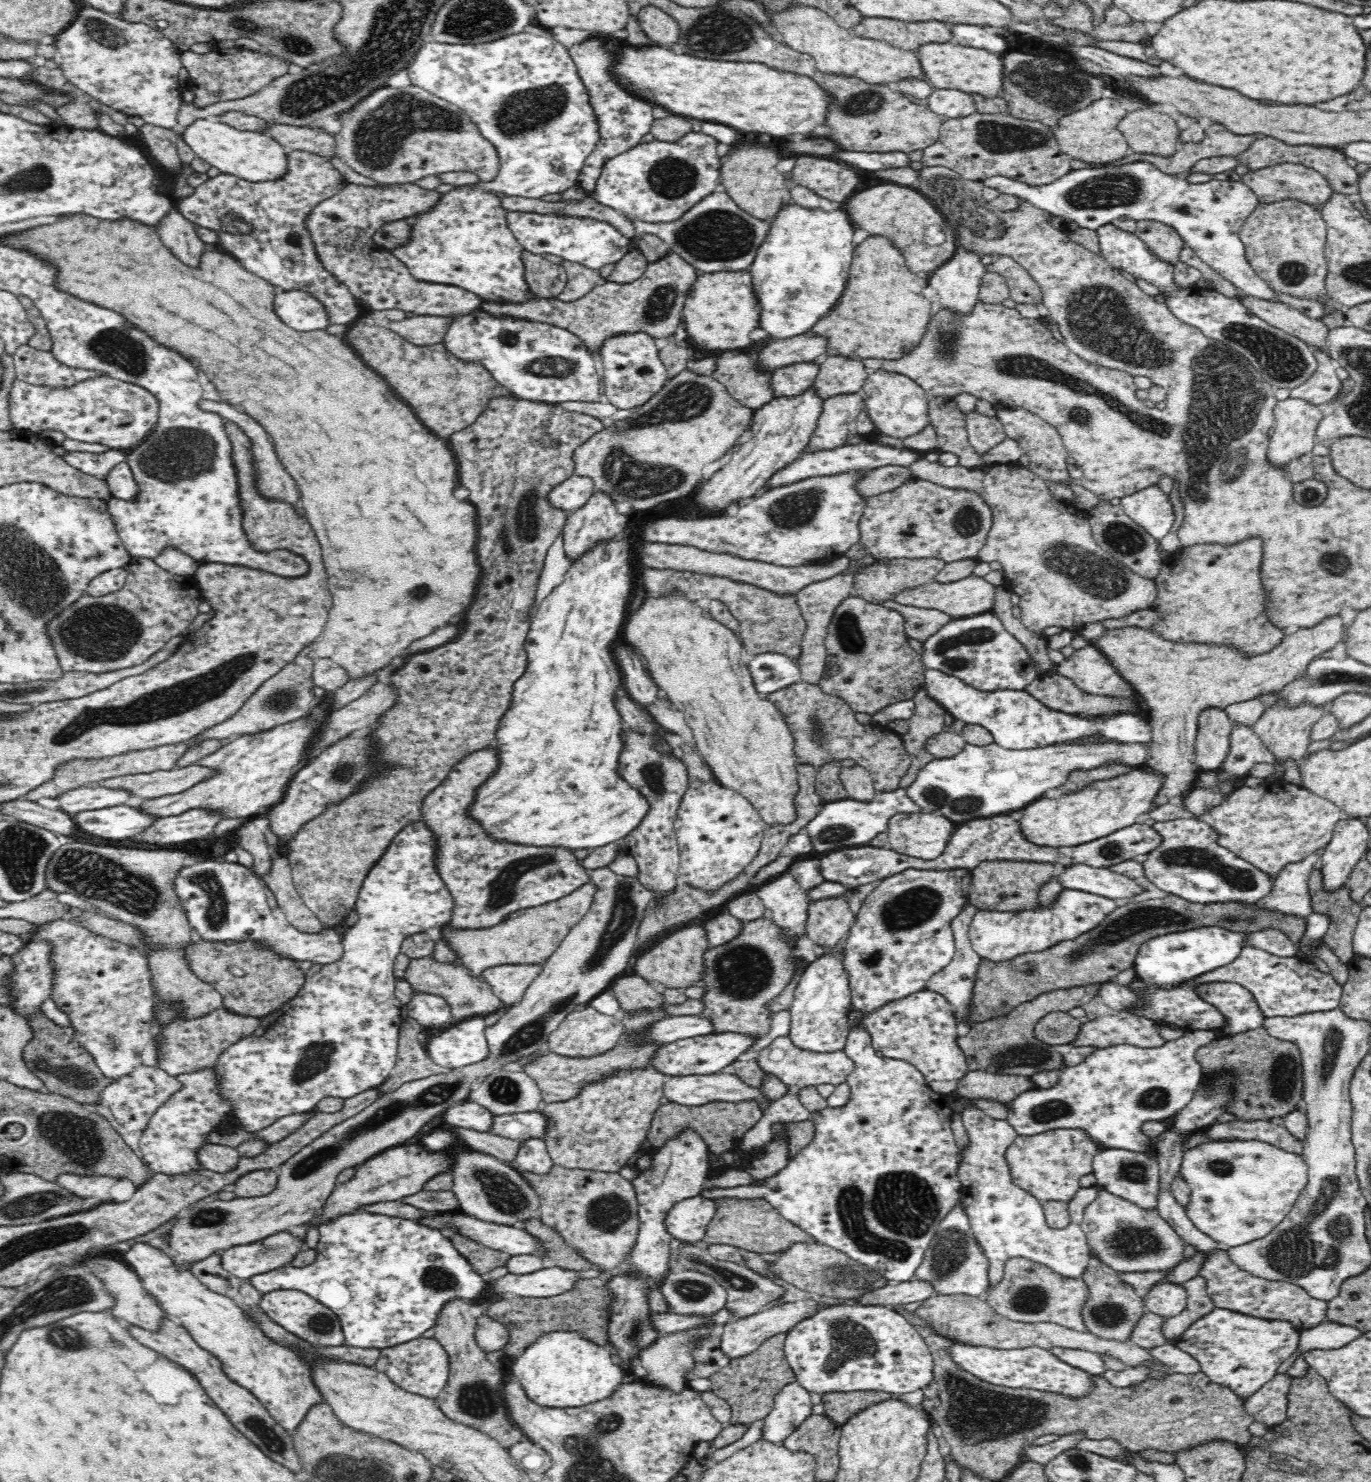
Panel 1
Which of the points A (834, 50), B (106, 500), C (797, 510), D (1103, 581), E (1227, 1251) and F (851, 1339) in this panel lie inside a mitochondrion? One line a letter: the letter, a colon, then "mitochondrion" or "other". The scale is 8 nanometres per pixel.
A: other
B: other
C: mitochondrion
D: mitochondrion
E: other
F: mitochondrion

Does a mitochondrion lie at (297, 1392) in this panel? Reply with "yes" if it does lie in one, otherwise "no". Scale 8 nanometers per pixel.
yes

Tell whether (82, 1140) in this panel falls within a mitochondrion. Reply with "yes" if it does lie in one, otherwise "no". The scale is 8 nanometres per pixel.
yes

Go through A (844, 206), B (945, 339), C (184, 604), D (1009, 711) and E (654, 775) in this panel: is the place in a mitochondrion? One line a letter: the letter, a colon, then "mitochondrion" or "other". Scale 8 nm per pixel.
A: other
B: mitochondrion
C: other
D: other
E: mitochondrion

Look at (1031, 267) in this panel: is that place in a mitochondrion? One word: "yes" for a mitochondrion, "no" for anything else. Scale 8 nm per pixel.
no

